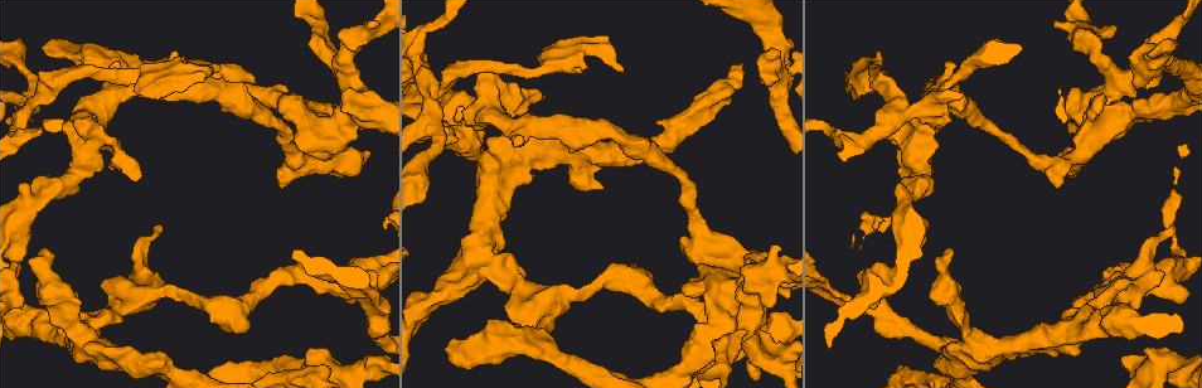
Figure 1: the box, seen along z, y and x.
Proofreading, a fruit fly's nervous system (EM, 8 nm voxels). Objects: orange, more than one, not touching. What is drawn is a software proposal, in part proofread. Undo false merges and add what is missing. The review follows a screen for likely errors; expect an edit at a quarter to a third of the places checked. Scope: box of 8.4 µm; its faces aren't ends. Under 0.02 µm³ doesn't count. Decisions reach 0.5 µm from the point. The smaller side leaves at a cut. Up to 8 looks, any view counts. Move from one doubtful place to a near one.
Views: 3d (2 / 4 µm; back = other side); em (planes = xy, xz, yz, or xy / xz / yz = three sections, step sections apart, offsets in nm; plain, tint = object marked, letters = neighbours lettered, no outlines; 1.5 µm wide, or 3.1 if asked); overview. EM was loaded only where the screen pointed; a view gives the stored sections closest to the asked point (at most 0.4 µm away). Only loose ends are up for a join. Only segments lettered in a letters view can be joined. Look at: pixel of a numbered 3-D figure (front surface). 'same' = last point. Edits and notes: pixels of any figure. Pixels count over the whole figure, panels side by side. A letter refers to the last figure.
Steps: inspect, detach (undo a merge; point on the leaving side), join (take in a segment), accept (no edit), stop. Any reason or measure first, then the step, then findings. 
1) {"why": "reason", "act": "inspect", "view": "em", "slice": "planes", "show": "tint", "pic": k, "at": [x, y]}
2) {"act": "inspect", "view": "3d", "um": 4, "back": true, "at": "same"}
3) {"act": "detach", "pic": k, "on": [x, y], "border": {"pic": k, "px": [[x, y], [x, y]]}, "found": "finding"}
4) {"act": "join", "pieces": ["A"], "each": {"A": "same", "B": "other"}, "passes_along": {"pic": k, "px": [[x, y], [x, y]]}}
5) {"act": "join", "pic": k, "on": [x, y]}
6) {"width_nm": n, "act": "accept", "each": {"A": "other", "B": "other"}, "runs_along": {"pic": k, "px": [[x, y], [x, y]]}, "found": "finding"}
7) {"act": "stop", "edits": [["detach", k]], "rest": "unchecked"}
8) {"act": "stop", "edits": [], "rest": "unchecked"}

{"why": "branch stops here", "act": "inspect", "view": "em", "um": 3.1, "slice": "planes", "show": "letters", "pic": 1, "at": [448, 144]}

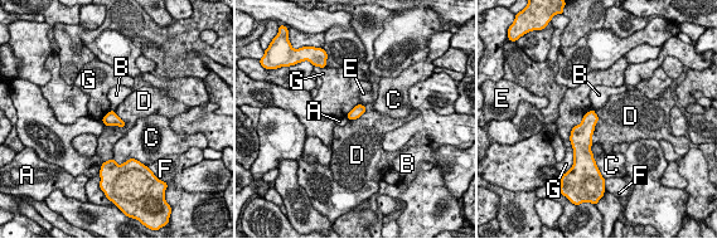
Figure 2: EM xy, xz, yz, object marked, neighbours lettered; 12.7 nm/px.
{"act": "accept", "each": {"A": "other", "B": "other", "C": "other", "D": "other", "E": "other", "F": "other", "G": "other"}, "border": {"pic": 2, "px": [[103, 123], [110, 126], [126, 125]]}, "found": "no lettered segment goes on from it"}

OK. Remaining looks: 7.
{"why": "branch stops here", "act": "inspect", "view": "em", "slice": "xy", "step": 8, "show": "letters", "pic": 1, "at": [1173, 227]}

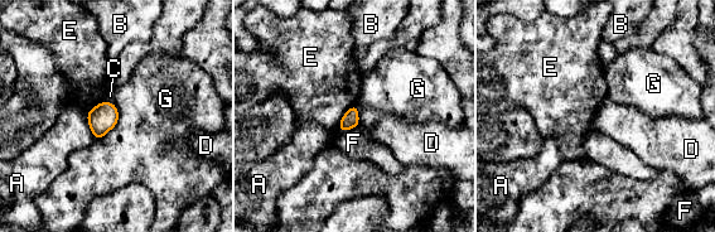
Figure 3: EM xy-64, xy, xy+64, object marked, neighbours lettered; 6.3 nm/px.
{"width_nm": 110, "act": "accept", "each": {"A": "other", "B": "other", "C": "other", "D": "other", "E": "other", "F": "other", "G": "other"}, "border": {"pic": 3, "px": [[356, 105], [358, 115], [357, 126]]}, "found": "no lettered segment goes on from it"}

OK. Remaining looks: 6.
{"why": "free end", "act": "inspect", "view": "em", "slice": "xy", "step": 8, "show": "tint", "pic": 1, "at": [880, 52]}

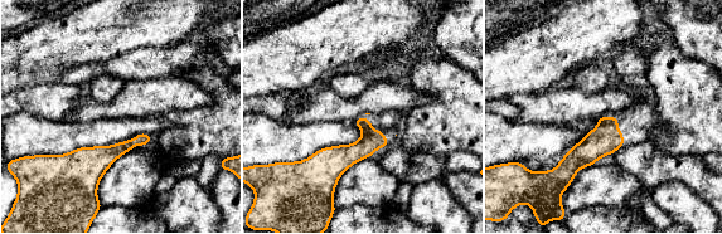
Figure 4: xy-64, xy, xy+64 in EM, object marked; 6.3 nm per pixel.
{"why": "see the neighbours", "act": "inspect", "view": "em", "slice": "xy", "step": 8, "show": "letters", "at": "same"}

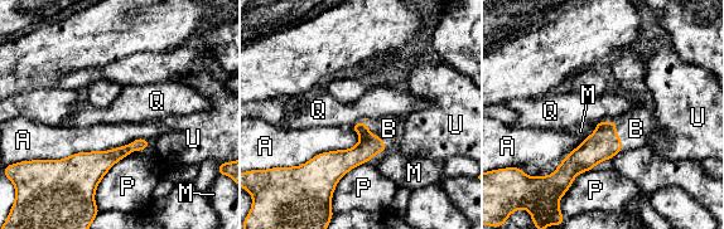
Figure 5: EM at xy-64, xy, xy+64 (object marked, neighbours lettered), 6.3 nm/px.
{"act": "join", "pieces": ["B"], "each": {"A": "other", "B": "same", "M": "other", "P": "other", "Q": "other", "U": "other"}, "passes_along": {"pic": 5, "px": [[603, 144], [616, 128], [636, 128]]}, "found": "it goes on there"}

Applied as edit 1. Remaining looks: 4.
{"act": "stop", "edits": [["join", 5]], "rest": "unchecked"}

